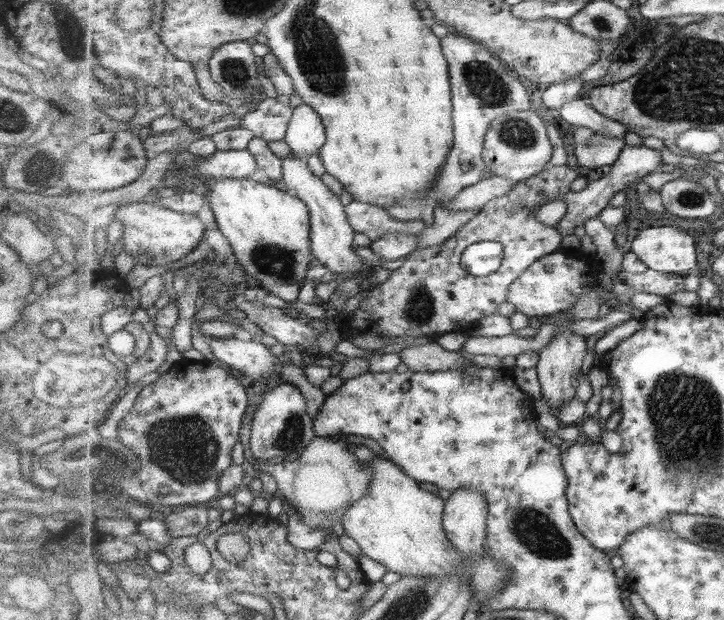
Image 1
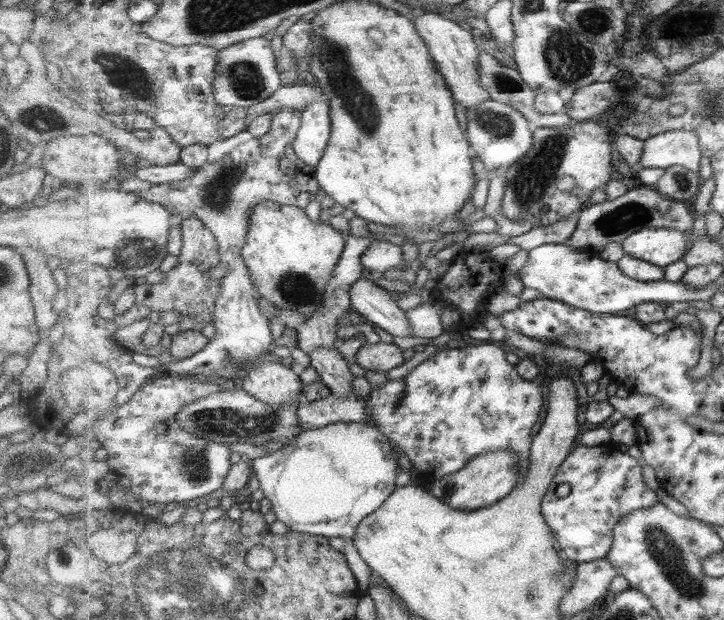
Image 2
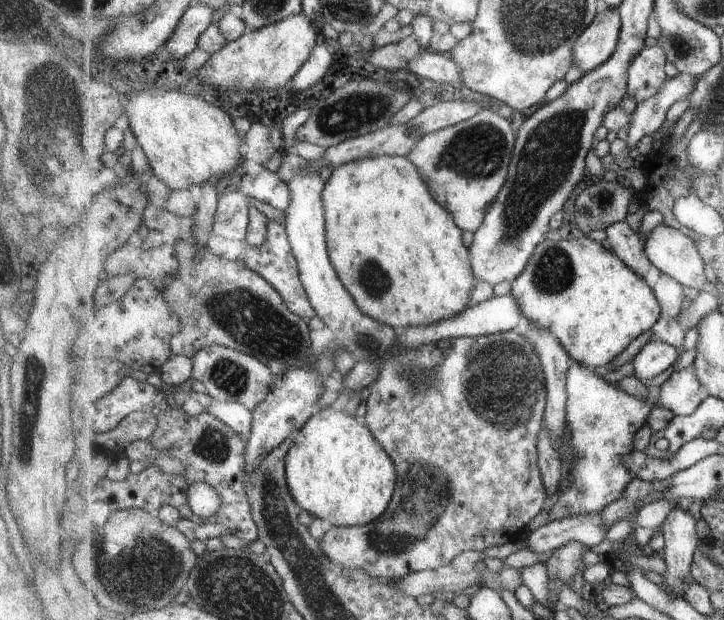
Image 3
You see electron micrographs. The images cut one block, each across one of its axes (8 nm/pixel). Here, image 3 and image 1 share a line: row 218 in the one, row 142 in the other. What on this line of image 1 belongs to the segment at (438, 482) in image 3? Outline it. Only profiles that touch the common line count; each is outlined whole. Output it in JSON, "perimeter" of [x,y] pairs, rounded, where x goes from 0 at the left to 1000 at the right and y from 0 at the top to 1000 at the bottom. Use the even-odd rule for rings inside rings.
{"perimeter":[[[416,165],[406,173],[406,185],[401,195],[392,229],[410,252],[425,255],[442,250],[453,227],[453,210],[443,185],[425,168]]]}

